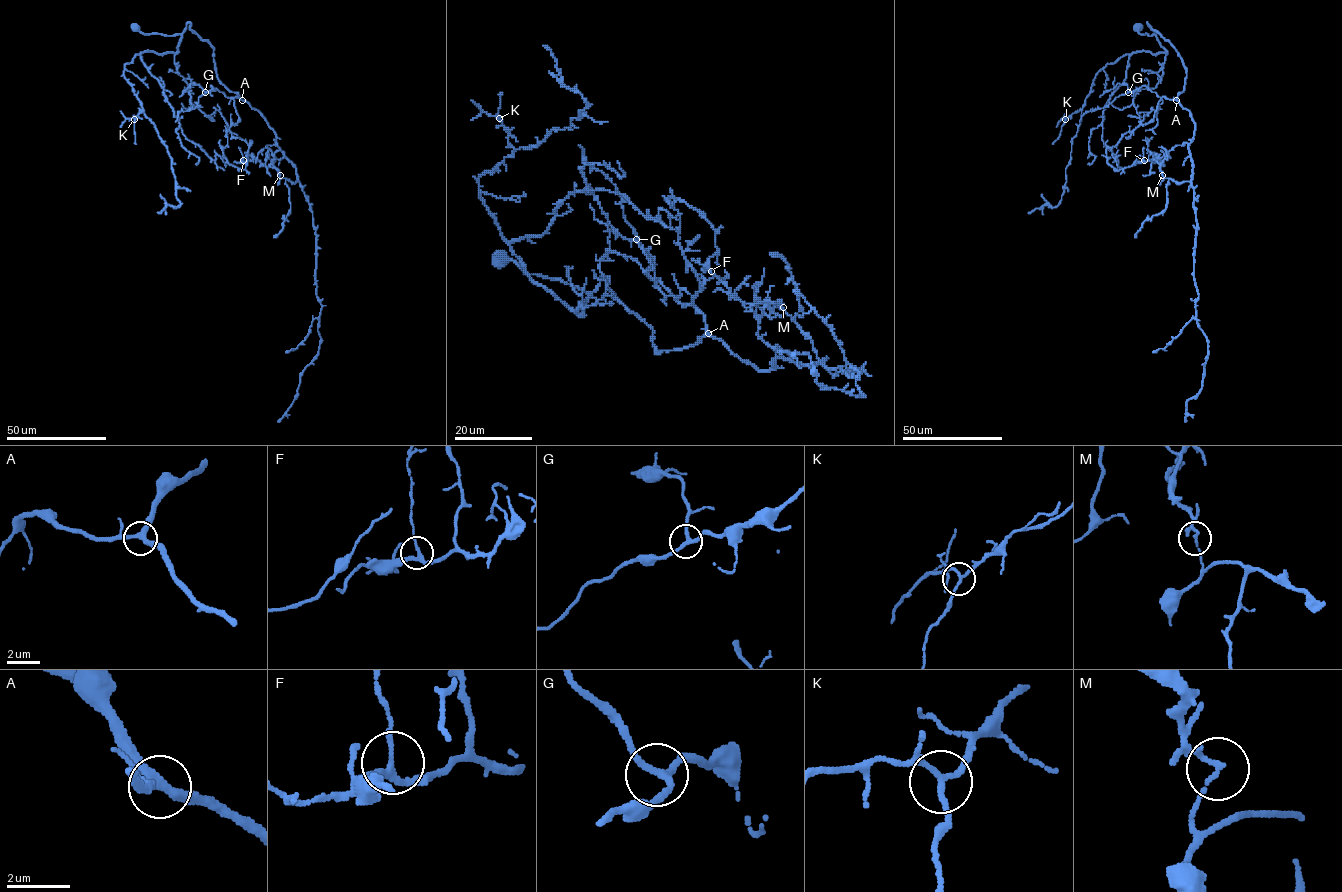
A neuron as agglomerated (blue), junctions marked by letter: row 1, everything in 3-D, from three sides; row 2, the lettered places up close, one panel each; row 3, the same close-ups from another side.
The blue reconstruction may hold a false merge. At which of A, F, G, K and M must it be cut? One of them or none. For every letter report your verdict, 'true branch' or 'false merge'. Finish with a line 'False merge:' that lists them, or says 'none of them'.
A: true branch
F: true branch
G: true branch
K: true branch
M: false merge
False merge: M

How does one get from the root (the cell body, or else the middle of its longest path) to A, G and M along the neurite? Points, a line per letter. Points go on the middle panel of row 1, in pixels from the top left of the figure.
A: (501, 260), (588, 293), (606, 277), (610, 291), (652, 330), (658, 354), (693, 346), (708, 333)
G: (501, 260), (588, 293), (606, 277), (658, 354), (695, 345), (704, 316), (647, 274), (636, 239)
M: (501, 260), (588, 293), (606, 277), (658, 354), (709, 334), (757, 370), (818, 360), (783, 307)

